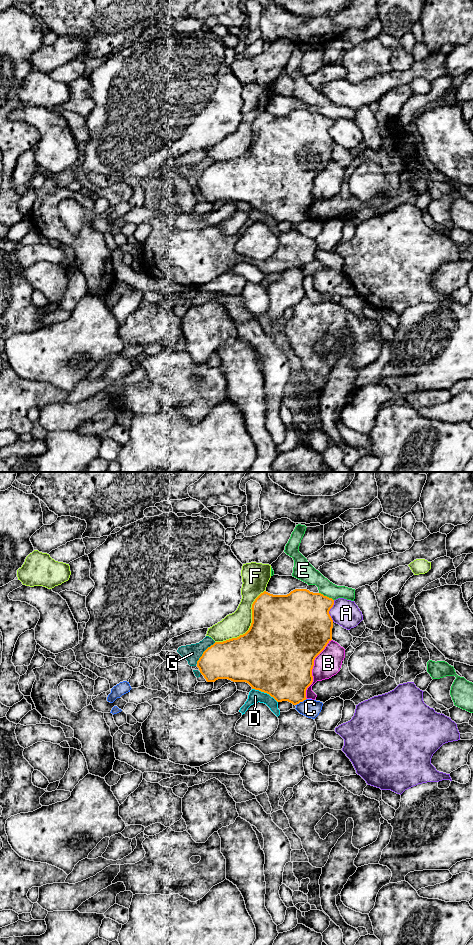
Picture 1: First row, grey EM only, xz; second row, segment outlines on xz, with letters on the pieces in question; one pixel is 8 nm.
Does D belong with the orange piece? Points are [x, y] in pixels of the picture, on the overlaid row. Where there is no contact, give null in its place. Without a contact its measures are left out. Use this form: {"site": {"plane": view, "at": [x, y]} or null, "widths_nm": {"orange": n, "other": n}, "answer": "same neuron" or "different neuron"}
{"site": {"plane": "xz", "at": [265, 692]}, "widths_nm": {"orange": 500, "other": 110}, "answer": "different neuron"}

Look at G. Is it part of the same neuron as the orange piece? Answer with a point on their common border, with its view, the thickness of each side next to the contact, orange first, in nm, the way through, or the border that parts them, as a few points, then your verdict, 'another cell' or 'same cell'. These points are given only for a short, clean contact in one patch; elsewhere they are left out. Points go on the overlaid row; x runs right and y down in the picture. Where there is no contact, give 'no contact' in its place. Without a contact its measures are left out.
contact xz (203, 652); calibres 320 and 140 nm; another cell

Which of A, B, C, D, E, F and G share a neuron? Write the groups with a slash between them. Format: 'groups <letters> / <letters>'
groups A / B / C / D G / E / F

